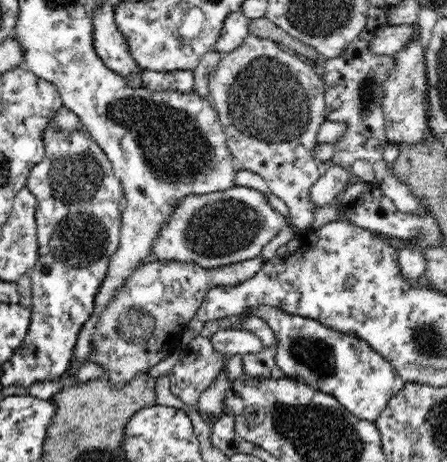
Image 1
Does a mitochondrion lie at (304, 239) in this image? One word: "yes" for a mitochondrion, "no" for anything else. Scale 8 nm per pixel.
no

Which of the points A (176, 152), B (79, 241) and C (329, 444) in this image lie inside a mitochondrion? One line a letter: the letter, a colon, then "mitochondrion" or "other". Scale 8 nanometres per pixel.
A: mitochondrion
B: mitochondrion
C: mitochondrion

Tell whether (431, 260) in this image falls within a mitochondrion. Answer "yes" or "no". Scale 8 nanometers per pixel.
no

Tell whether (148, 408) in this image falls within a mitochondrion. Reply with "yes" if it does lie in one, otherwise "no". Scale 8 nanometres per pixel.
no

